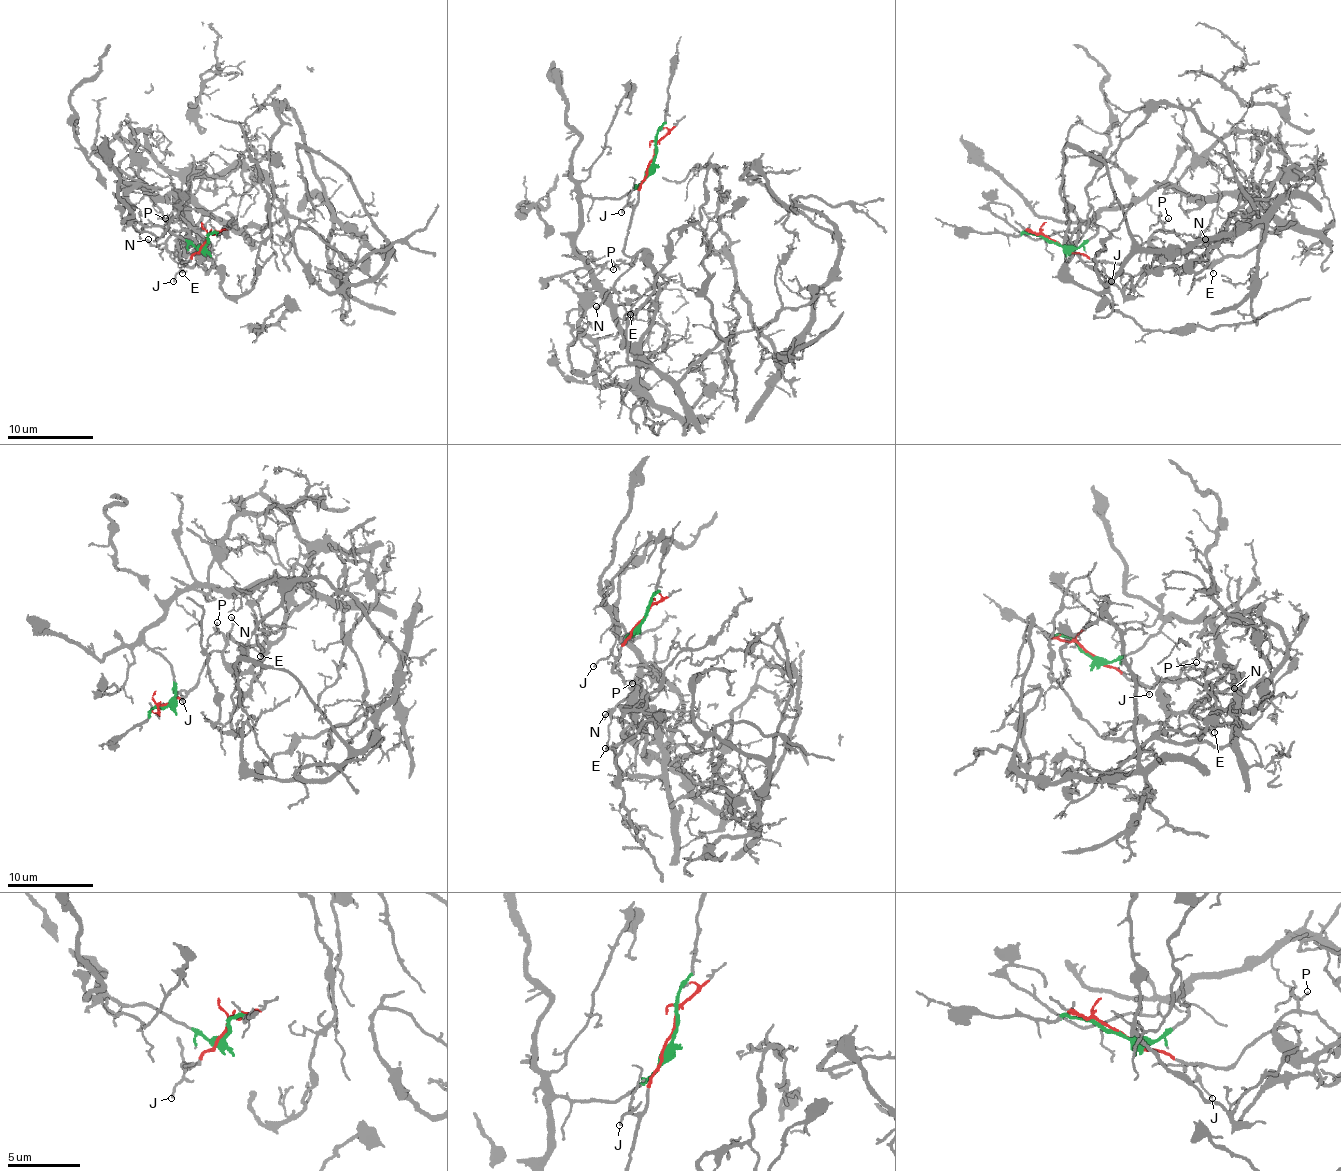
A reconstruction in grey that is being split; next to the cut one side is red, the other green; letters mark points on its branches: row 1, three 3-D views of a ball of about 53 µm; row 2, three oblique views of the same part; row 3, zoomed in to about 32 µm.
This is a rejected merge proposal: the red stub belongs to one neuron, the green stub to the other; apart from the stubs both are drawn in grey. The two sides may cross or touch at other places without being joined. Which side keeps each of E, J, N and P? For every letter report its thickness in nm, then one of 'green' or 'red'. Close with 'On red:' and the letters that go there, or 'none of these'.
E: 110 nm thick; red
J: 130 nm thick; red
N: 170 nm thick; red
P: 100 nm thick; red
On red: E, J, N, P

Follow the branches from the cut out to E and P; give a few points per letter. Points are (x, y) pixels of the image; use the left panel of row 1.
E: (205, 243), (184, 262), (175, 241), (184, 239), (188, 232), (177, 230), (166, 241), (166, 249), (181, 273)
P: (205, 243), (184, 262), (175, 241), (188, 232), (164, 217)

